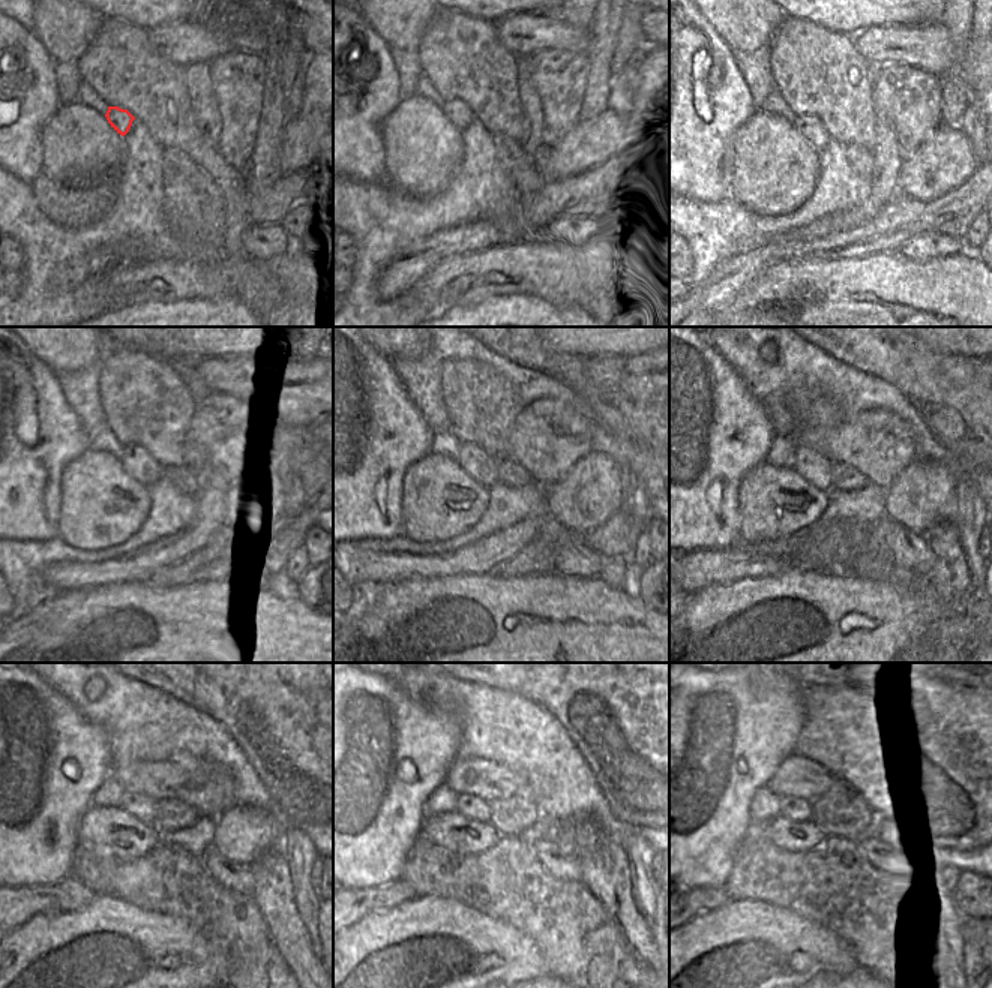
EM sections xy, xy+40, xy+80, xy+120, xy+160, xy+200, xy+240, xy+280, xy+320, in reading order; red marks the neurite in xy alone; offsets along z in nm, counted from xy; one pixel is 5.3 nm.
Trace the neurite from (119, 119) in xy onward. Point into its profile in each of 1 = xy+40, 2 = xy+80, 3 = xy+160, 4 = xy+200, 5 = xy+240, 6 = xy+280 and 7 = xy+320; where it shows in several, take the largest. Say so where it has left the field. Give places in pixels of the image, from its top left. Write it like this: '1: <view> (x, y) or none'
1: xy+40 (458, 114)
2: xy+80 (811, 129)
3: xy+160 (473, 461)
4: xy+200 (812, 467)
5: xy+240 (141, 807)
6: xy+280 (471, 807)
7: xy+320 (799, 810)

